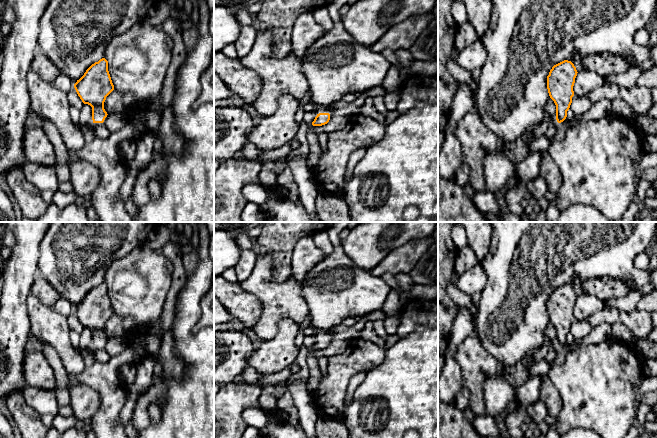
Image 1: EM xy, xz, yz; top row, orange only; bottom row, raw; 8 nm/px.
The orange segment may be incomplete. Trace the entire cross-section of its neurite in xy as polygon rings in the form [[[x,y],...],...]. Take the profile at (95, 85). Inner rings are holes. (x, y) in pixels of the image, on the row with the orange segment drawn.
[[[105,58],[92,64],[77,80],[74,88],[84,104],[92,107],[93,123],[103,123],[107,117],[104,109],[106,97],[114,90]]]

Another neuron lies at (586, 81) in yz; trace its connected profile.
[[[578,72],[573,86],[574,94],[577,96],[586,96],[593,89],[606,84],[605,77],[601,77],[595,72]]]

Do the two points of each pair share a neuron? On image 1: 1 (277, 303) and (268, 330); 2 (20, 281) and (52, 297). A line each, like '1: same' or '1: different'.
1: same
2: different

